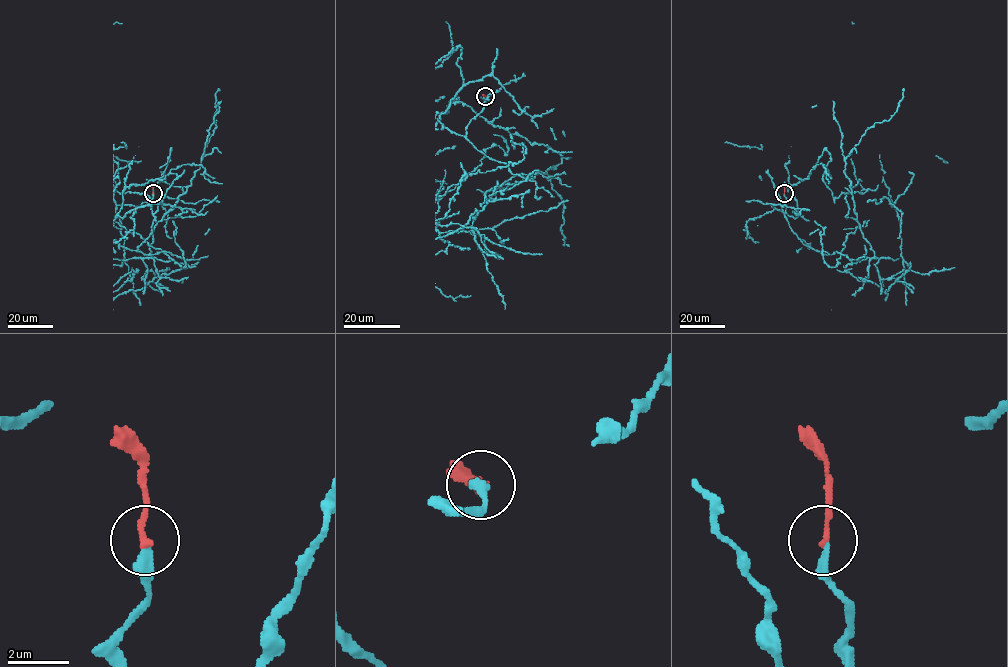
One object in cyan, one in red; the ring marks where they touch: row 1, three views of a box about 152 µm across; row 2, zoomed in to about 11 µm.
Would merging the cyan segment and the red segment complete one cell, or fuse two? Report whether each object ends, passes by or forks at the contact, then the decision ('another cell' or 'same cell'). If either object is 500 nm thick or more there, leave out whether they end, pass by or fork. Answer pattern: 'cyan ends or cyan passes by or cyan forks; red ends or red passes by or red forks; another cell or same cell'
cyan ends; red ends; same cell

